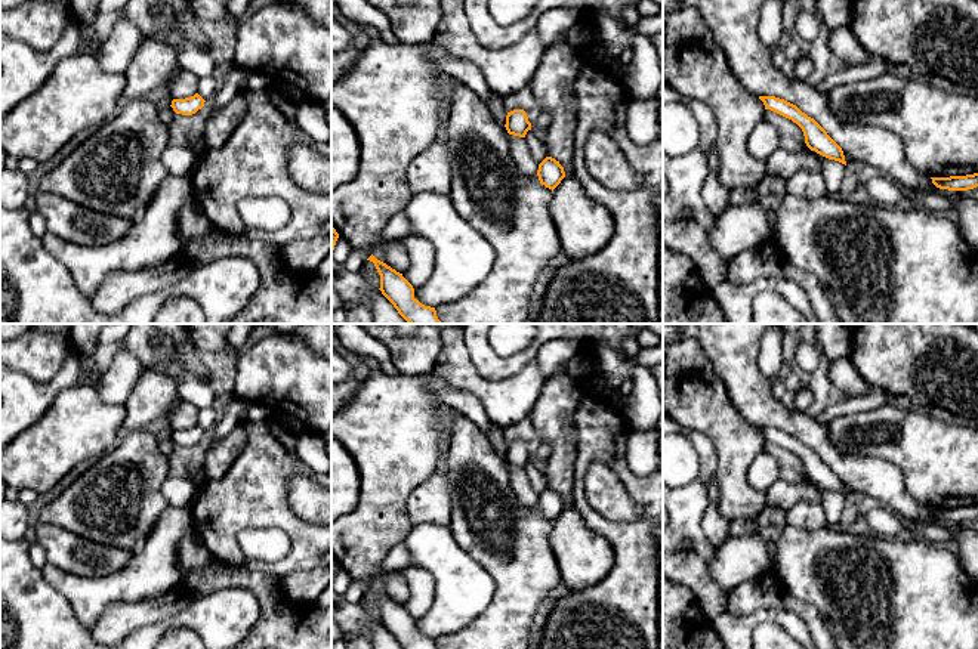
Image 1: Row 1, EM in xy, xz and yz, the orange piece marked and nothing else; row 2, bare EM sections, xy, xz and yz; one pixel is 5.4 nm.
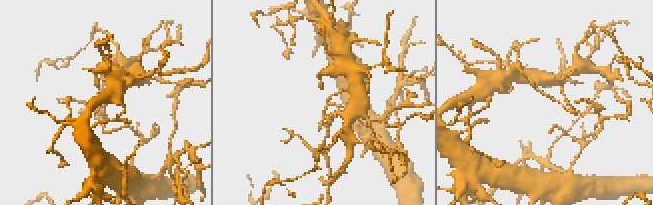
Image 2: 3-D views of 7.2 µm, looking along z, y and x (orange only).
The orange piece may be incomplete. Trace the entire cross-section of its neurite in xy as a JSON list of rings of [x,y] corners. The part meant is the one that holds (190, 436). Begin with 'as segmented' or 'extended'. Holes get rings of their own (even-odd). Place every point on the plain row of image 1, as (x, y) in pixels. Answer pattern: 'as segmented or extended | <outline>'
as segmented | [[[195,424],[191,429],[173,430],[170,438],[176,445],[192,446],[204,438],[204,433],[206,432],[198,424]]]

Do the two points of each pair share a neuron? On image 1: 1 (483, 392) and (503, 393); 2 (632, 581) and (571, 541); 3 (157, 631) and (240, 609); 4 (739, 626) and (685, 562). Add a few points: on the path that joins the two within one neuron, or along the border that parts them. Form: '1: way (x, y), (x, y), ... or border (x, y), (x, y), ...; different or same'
1: way (487, 392), (499, 393); same
2: border (601, 534), (611, 546), (613, 566), (585, 589); different
3: way (178, 618), (219, 615); same
4: border (727, 611), (713, 620); different

